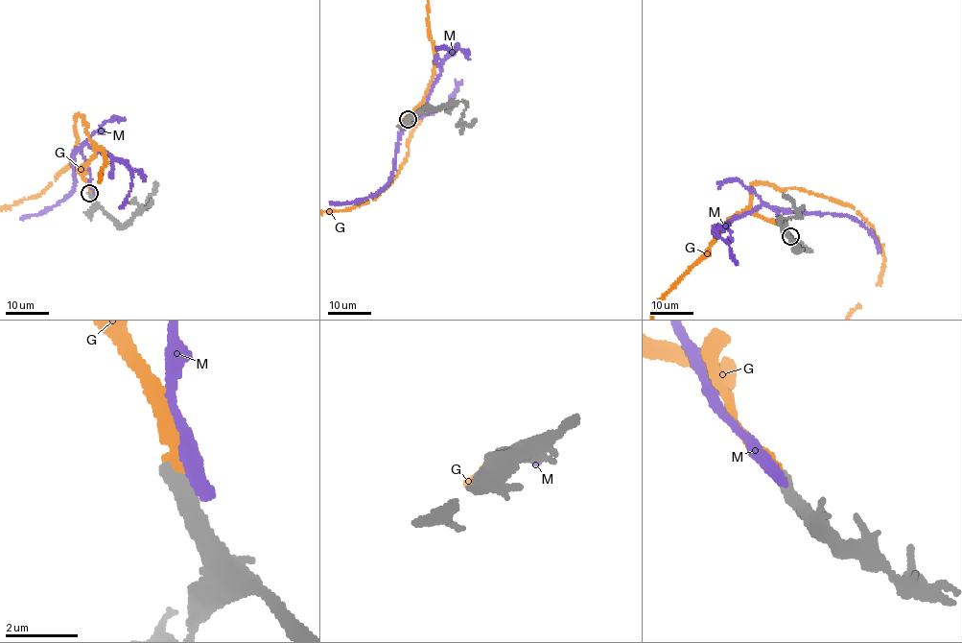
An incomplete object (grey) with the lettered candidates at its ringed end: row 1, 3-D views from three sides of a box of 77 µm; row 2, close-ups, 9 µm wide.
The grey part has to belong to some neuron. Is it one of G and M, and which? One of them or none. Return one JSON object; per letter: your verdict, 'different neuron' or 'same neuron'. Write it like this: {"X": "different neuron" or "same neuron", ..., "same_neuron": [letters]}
{"G": "same neuron", "M": "different neuron", "same_neuron": ["G"]}

